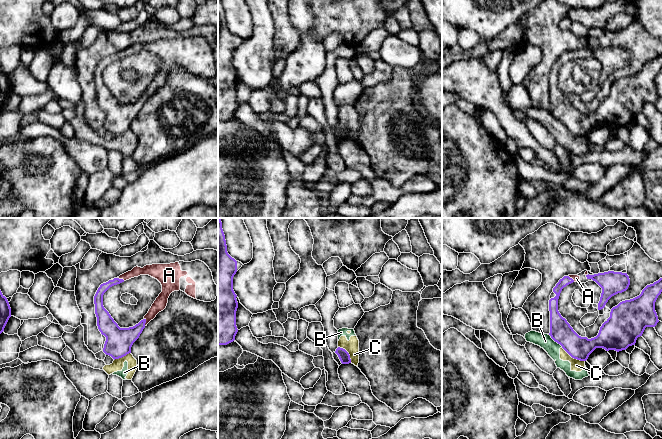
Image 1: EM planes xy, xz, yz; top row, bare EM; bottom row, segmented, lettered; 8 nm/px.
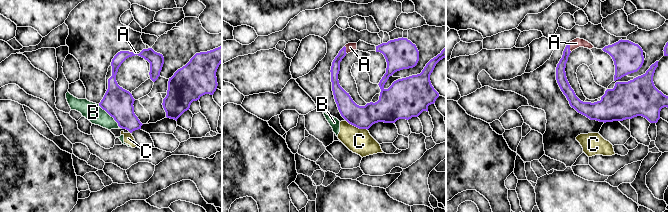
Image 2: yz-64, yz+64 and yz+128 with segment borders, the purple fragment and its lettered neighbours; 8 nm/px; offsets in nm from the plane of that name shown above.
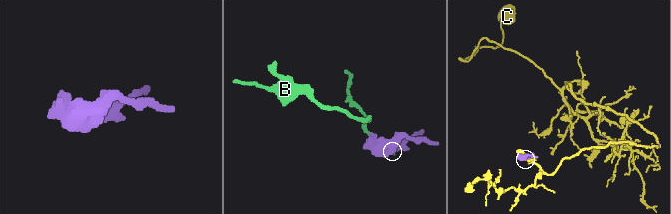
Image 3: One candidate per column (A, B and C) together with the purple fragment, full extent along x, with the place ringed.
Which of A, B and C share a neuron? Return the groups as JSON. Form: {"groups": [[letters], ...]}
{"groups": [["A"], ["B", "C"]]}

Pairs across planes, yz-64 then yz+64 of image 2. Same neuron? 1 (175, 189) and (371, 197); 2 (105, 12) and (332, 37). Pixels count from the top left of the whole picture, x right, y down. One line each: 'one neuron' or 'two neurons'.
1: two neurons
2: one neuron

